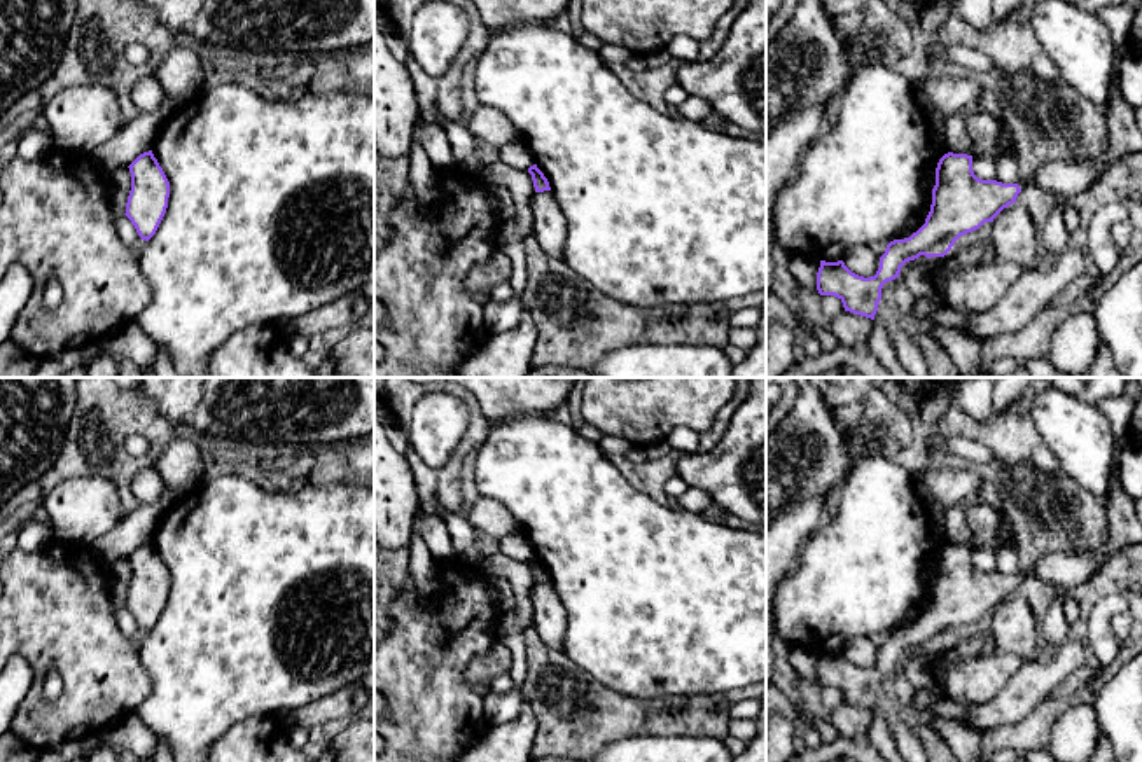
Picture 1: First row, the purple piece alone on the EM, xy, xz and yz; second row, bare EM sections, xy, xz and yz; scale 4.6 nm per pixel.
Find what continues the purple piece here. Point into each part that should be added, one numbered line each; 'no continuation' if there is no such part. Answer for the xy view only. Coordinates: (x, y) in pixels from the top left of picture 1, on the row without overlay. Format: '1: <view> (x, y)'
no continuation

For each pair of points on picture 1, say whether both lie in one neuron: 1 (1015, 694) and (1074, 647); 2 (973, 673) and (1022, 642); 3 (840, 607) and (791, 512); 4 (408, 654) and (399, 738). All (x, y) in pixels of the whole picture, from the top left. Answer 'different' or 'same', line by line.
1: same
2: same
3: different
4: same

